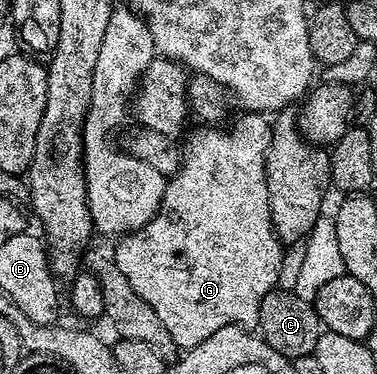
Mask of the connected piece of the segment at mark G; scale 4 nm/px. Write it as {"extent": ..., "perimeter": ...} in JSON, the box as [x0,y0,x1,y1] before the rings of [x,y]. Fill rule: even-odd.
{"extent":[114,112,285,350],"perimeter":[[[249,112],[240,117],[240,120],[228,132],[219,132],[223,130],[215,126],[199,126],[191,137],[190,135],[186,137],[187,145],[184,143],[181,148],[183,164],[179,167],[178,174],[167,180],[167,189],[161,198],[159,213],[145,227],[138,228],[137,231],[122,237],[114,245],[115,263],[128,278],[133,290],[157,312],[157,317],[161,318],[162,325],[169,330],[179,350],[186,350],[205,342],[205,338],[209,338],[209,334],[217,334],[221,326],[238,324],[240,328],[254,329],[259,323],[261,298],[265,298],[265,294],[269,294],[271,289],[280,283],[279,275],[283,272],[285,245],[275,233],[275,227],[271,221],[269,190],[267,189],[267,151],[271,141],[272,121],[266,115],[257,112]]]}

